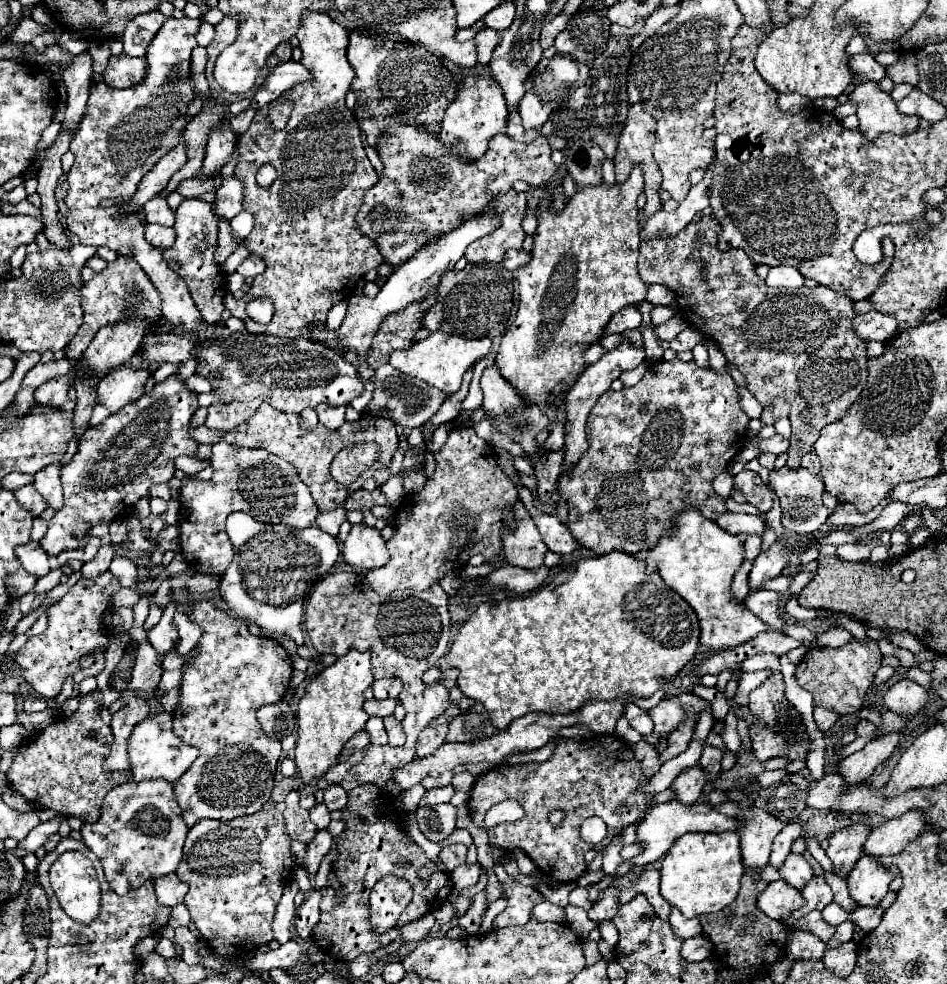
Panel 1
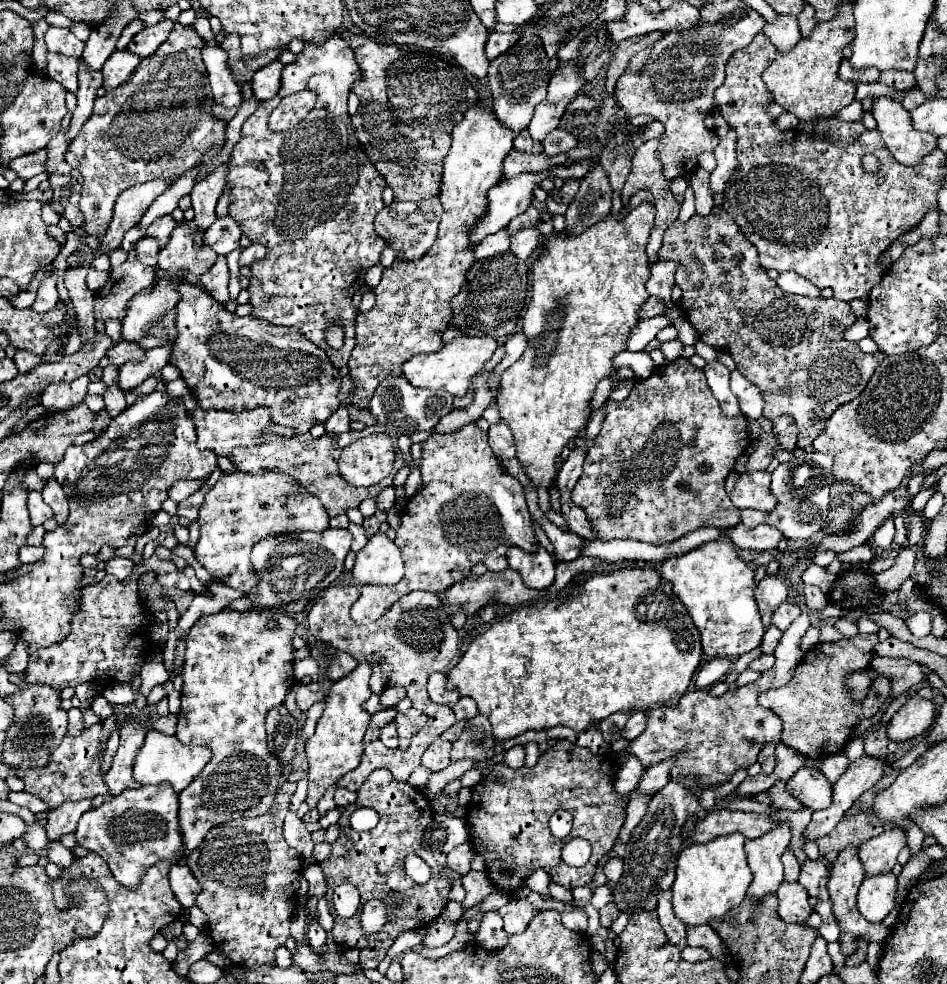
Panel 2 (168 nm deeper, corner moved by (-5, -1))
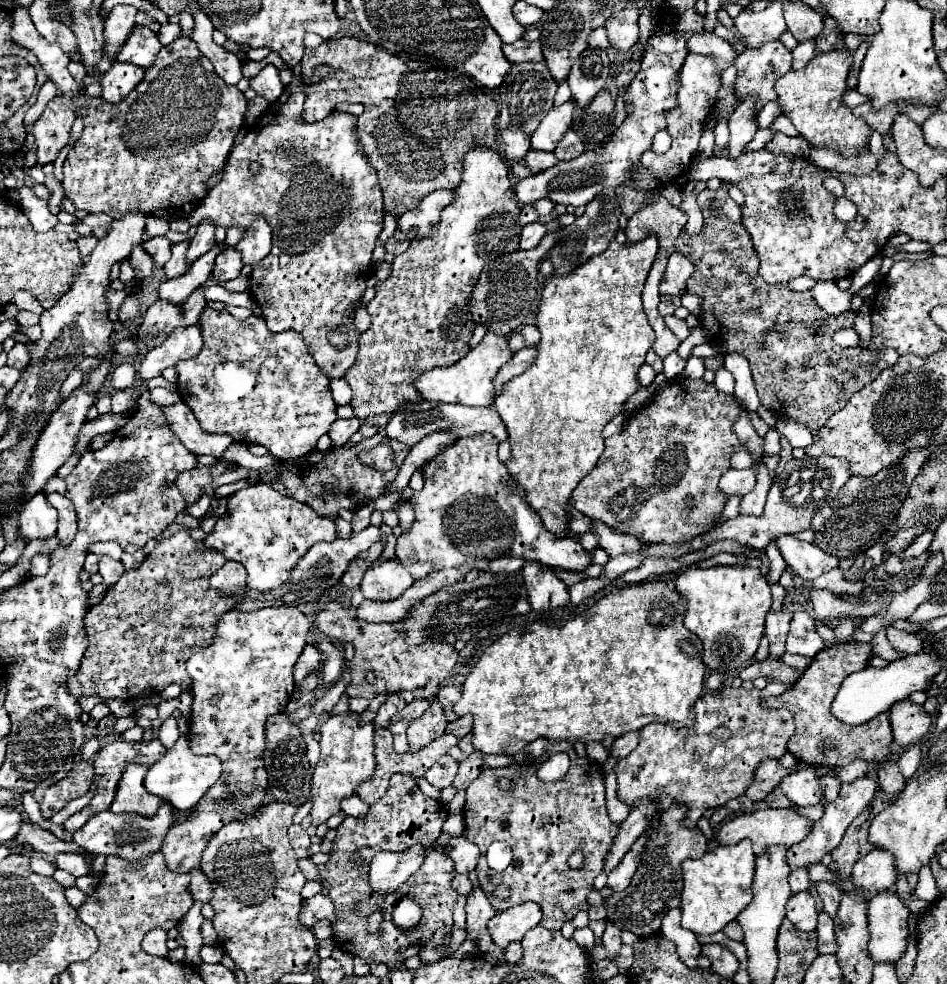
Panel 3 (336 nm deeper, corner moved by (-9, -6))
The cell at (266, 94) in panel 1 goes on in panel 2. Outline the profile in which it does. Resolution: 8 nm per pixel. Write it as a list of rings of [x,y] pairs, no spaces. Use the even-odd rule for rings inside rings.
[[[274,60],[268,66],[260,68],[252,78],[252,92],[258,100],[270,100],[278,94],[280,82],[282,82],[282,62]]]

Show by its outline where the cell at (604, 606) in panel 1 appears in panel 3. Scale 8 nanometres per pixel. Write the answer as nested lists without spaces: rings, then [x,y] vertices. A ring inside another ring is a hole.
[[[648,581],[648,583],[622,587],[610,595],[602,597],[596,605],[592,605],[580,617],[568,621],[564,627],[548,627],[544,623],[532,623],[522,631],[512,629],[510,633],[506,633],[502,639],[494,641],[484,651],[484,655],[480,657],[480,661],[476,663],[476,667],[472,669],[472,673],[468,675],[468,679],[462,687],[462,699],[454,705],[454,713],[458,717],[462,717],[466,713],[470,713],[474,717],[472,743],[474,743],[476,751],[494,753],[494,755],[510,755],[510,757],[516,755],[520,749],[524,749],[524,745],[528,745],[540,737],[544,737],[548,741],[568,741],[568,739],[578,741],[580,739],[582,743],[590,743],[590,741],[602,743],[606,735],[612,735],[616,739],[628,731],[640,731],[648,723],[664,723],[670,727],[680,727],[680,725],[690,727],[696,719],[692,713],[692,707],[704,689],[706,665],[702,663],[702,641],[698,639],[698,635],[688,631],[682,623],[684,613],[686,613],[686,603],[678,591],[672,591],[664,581]]]

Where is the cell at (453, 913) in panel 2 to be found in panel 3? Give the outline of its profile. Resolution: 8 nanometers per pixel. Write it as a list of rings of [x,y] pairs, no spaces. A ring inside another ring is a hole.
[[[444,927],[440,931],[436,931],[432,935],[432,939],[428,943],[424,943],[420,947],[420,959],[422,963],[436,963],[440,959],[452,957],[456,953],[456,949],[460,947],[460,943],[464,941],[466,931],[458,929],[458,927]]]

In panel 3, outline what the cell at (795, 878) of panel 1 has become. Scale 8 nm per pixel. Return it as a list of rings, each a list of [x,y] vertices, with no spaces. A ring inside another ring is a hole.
[[[818,883],[816,889],[818,889],[818,895],[822,899],[824,913],[828,913],[834,919],[836,913],[838,913],[838,905],[840,905],[840,899],[842,899],[842,891],[834,883]]]

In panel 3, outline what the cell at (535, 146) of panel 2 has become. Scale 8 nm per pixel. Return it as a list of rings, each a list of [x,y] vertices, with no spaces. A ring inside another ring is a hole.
[[[530,151],[526,155],[526,165],[532,169],[532,173],[542,173],[546,169],[550,169],[552,165],[556,165],[558,159],[554,157],[554,153],[544,153],[544,151]]]

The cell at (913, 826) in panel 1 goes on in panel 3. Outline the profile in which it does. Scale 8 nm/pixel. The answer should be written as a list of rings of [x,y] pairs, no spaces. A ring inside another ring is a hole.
[[[872,849],[852,867],[850,879],[858,891],[872,897],[880,891],[892,889],[898,879],[898,873],[892,865],[892,855],[888,851]]]

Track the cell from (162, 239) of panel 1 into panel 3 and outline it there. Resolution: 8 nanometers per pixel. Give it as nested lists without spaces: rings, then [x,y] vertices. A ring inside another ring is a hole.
[[[136,245],[136,247],[132,249],[132,255],[128,257],[128,261],[130,261],[132,269],[136,271],[136,277],[138,277],[138,279],[150,277],[152,269],[154,269],[154,263],[152,263],[152,259],[146,255],[146,251],[144,251],[140,245]]]

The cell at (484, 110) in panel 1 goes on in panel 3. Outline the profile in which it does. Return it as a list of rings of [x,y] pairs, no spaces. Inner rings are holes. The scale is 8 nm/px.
[[[474,147],[464,157],[464,173],[462,183],[456,187],[456,201],[446,205],[440,213],[440,221],[432,225],[432,231],[422,239],[414,239],[410,249],[394,259],[392,275],[386,281],[376,283],[376,295],[368,303],[368,313],[372,317],[372,327],[360,335],[356,363],[344,373],[352,389],[350,407],[354,409],[354,417],[362,421],[360,435],[364,439],[378,433],[380,427],[388,425],[390,413],[400,409],[400,403],[418,401],[420,393],[414,387],[414,381],[428,369],[450,367],[460,361],[470,351],[470,337],[474,333],[474,319],[468,311],[470,295],[478,283],[480,271],[484,265],[498,255],[506,255],[518,251],[520,239],[520,205],[512,199],[512,183],[506,159],[494,149]]]

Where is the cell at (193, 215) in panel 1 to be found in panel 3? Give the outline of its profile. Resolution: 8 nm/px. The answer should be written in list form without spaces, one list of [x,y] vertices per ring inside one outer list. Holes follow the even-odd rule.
[[[188,241],[172,245],[172,257],[164,265],[164,273],[166,273],[168,279],[170,277],[180,277],[188,269],[188,265],[186,265],[186,249],[188,249]]]

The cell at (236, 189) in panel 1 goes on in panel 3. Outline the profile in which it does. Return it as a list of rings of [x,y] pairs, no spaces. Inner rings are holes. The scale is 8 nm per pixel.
[[[226,247],[216,259],[212,277],[216,281],[230,281],[230,279],[236,279],[240,275],[240,269],[242,269],[240,253],[234,247]]]

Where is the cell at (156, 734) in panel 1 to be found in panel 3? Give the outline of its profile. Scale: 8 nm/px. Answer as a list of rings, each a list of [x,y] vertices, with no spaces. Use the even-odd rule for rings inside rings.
[[[180,735],[180,739],[176,741],[176,745],[172,749],[168,749],[166,755],[148,769],[146,779],[144,779],[144,787],[152,795],[158,795],[158,797],[170,801],[178,811],[188,811],[218,781],[220,773],[222,773],[222,765],[220,765],[218,757],[214,757],[214,755],[208,755],[208,757],[194,755],[190,751],[188,735]]]

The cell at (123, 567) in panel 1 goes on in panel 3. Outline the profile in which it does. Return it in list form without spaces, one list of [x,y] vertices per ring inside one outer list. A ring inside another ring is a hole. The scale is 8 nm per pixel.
[[[102,555],[100,557],[98,567],[100,567],[98,573],[102,575],[102,585],[106,585],[106,587],[114,585],[122,577],[122,573],[124,573],[122,563],[116,561],[116,559],[112,559],[112,557],[108,557],[108,555]]]

